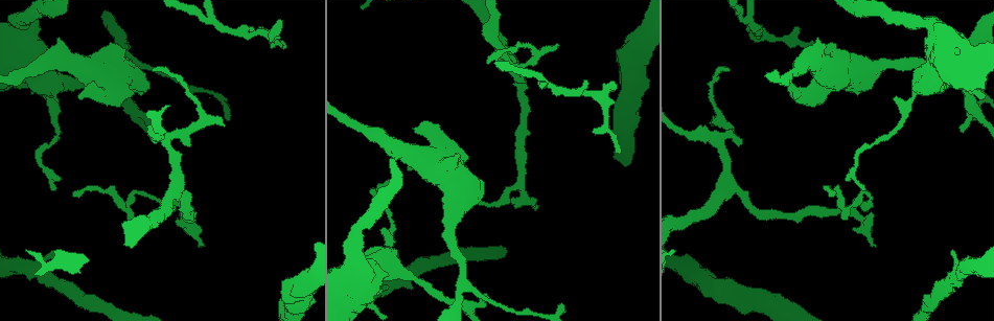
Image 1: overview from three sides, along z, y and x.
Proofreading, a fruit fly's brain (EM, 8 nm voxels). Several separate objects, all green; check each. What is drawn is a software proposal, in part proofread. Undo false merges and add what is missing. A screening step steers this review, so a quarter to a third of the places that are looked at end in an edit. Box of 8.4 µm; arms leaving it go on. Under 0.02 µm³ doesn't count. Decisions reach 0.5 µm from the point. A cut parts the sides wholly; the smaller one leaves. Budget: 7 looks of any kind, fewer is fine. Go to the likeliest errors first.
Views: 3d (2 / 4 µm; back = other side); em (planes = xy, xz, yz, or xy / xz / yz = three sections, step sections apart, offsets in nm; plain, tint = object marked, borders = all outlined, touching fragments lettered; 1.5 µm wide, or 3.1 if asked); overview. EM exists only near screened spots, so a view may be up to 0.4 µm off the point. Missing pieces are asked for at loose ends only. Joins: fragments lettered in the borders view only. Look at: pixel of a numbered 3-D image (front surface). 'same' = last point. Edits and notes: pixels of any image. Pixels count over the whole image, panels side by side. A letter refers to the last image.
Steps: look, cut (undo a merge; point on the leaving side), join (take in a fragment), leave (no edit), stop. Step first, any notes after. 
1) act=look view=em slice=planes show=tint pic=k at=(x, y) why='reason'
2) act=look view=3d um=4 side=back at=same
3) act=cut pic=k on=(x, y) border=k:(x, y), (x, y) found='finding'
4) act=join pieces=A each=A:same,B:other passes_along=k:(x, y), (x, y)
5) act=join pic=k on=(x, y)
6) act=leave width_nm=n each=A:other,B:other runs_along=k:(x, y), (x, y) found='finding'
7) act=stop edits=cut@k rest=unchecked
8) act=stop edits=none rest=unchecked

act=look view=em slice=planes show=borders pic=1 at=(620, 152) why='free end'

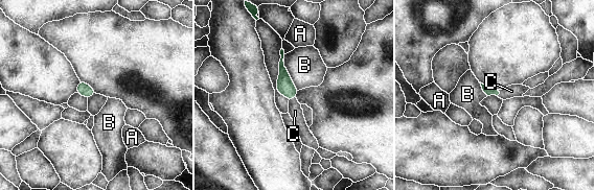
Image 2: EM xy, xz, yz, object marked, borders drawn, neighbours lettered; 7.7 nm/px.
act=join pieces=C each=A:other,B:other,C:same passes_along=2:(284, 86), (292, 99), (295, 111) found='it goes on there'

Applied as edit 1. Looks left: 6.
act=look view=em slice=xz step=4 show=tint pic=1 at=(558, 304) why='end of a long branch'

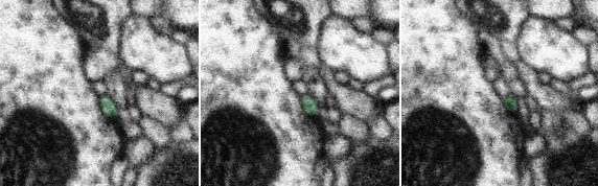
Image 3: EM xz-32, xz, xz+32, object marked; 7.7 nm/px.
act=look view=em slice=planes show=borders at=same

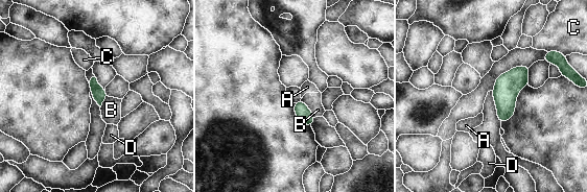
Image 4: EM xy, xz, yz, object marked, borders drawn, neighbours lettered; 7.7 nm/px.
act=leave each=A:other,B:other,C:other,D:other border=4:(301, 99), (314, 117) found='none of them fits'

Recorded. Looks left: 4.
act=look view=em slice=planes show=borders pic=1 at=(73, 196) why='thin end'

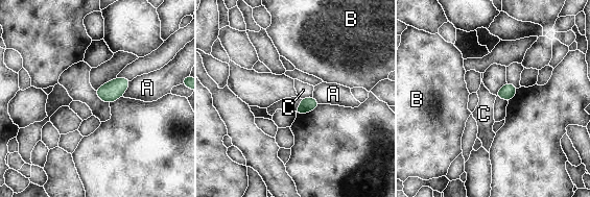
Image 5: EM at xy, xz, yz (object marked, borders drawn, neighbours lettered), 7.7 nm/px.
act=leave each=A:other,B:other,C:other border=5:(312, 95), (301, 98) found='no lettered fragment goes on from it'

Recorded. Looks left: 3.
act=stop edits=join@2 rest=unchecked

